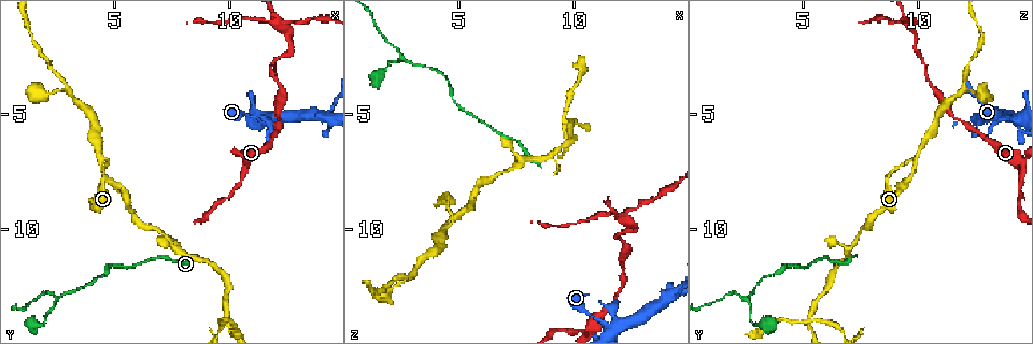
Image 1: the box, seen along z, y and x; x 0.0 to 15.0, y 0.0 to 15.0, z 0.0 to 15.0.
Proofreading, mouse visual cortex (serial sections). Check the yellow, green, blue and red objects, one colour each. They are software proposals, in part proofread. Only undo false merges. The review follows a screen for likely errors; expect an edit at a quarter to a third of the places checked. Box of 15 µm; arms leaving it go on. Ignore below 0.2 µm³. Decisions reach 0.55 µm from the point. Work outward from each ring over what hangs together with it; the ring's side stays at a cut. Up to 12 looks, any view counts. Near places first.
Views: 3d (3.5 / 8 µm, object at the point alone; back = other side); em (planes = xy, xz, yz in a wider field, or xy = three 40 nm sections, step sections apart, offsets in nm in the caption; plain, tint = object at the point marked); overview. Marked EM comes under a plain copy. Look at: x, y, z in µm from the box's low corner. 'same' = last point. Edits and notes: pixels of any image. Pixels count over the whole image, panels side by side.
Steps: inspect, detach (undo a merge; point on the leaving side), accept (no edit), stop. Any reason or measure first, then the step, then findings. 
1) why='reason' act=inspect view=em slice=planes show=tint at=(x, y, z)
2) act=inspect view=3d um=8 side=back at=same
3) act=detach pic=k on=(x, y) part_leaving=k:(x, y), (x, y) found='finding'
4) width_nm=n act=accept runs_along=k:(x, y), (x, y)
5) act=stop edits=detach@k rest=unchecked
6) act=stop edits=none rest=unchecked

why='side arm on a straight run' act=inspect view=3d um=3.5 at=(4.4, 6.9, 10.0)

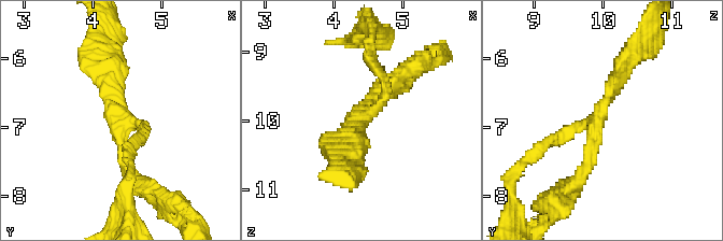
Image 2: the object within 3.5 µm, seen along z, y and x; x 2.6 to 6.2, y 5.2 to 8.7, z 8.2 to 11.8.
arms=3 arm_widths_nm=150,200,300 act=inspect view=em slice=xy step=1 show=tint at=(4.50, 6.90, 9.95)

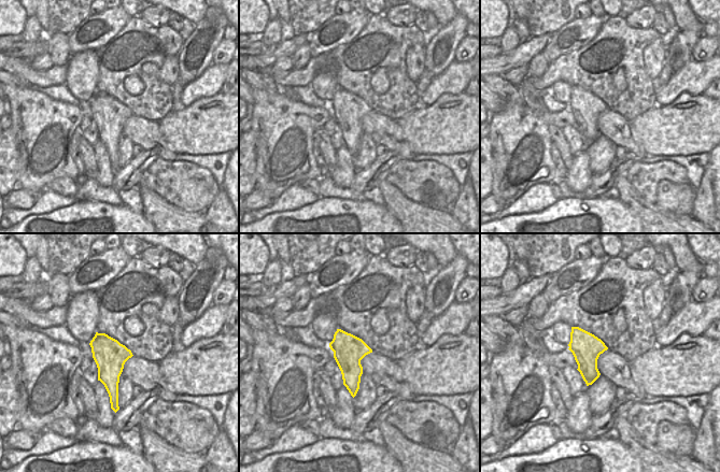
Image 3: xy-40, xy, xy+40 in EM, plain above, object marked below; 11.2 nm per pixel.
act=accept runs_along=2:(542, 149), (595, 119), (576, 182) found='all the same cell'

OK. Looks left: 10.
why='sharp bend' act=inspect view=3d um=3.5 side=back at=(11.8, 2.8, 10.2)

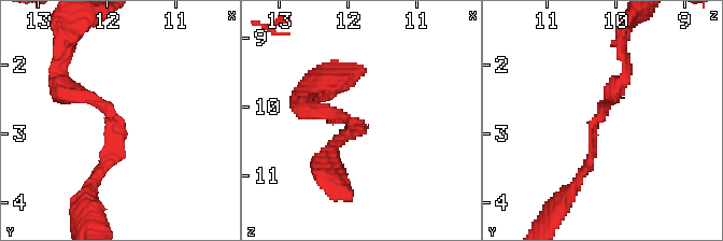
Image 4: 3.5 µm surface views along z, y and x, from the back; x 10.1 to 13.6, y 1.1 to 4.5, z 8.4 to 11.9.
arm_widths_nm=150,200 act=inspect view=em slice=xy step=2 show=tint at=(11.85, 2.85, 10.25)

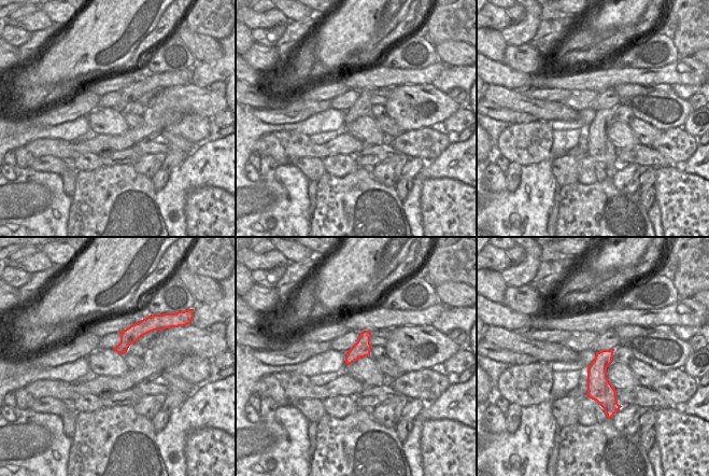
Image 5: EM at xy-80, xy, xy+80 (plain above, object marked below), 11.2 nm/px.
act=inspect view=em slice=xy step=1 show=tint at=same

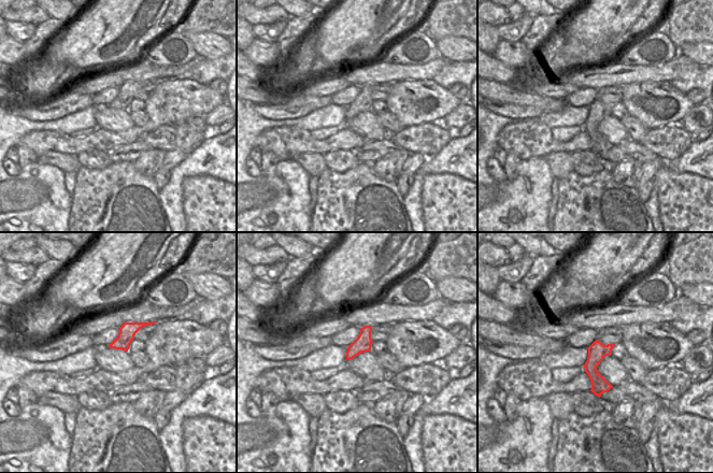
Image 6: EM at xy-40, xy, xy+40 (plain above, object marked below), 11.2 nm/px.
act=accept runs_along=6:(597, 343), (594, 375), (598, 392) found='all the same cell'

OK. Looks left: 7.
why='side arm on a straight run' act=inspect view=3d um=3.5 at=(12.3, 1.0, 9.4)

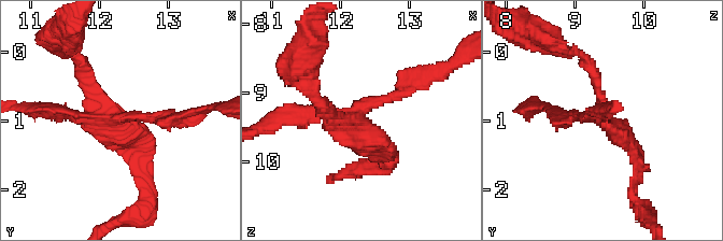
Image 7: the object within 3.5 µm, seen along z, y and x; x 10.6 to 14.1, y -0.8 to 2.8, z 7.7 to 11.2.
why='need the tissue' act=inspect view=em slice=xy step=5 show=tint at=(12.35, 1.05, 9.45)

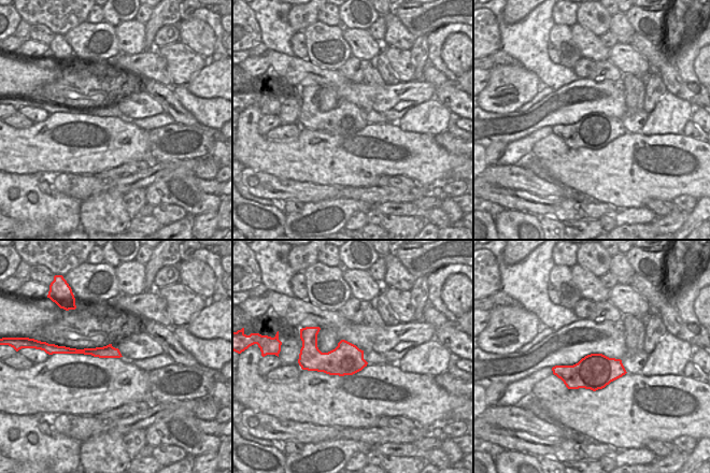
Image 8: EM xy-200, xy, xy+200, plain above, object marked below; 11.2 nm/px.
act=inspect view=em slice=xy step=3 show=tint at=same

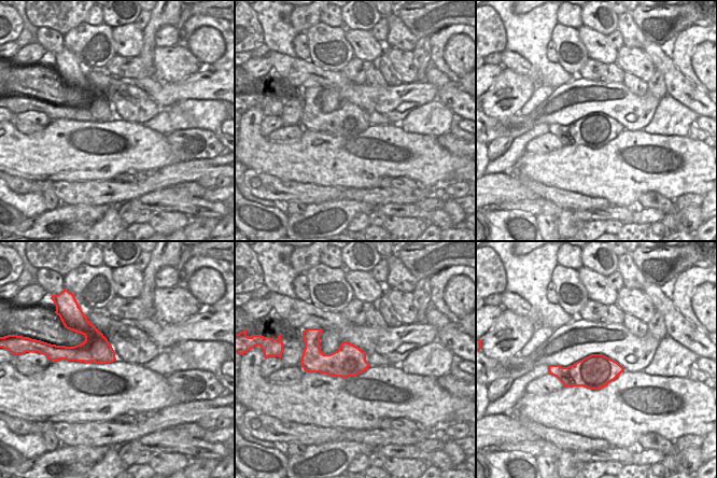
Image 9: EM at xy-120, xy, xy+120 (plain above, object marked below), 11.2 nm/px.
act=detach pic=7 on=(288, 118) part_leaving=7:(365, 111), (454, 67) found='two cells meet here'

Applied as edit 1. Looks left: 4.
why='see it whole again' act=inspect view=overview

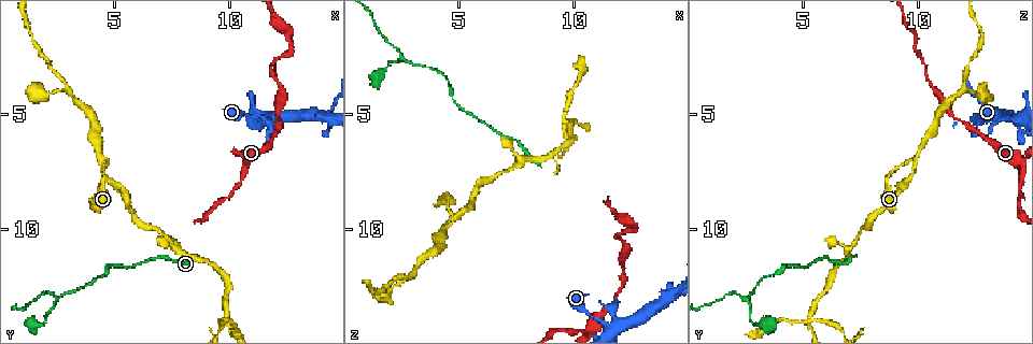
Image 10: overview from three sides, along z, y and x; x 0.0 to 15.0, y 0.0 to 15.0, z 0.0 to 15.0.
why='branch point' act=inspect view=3d um=8 at=(2.6, 13.1, 2.5)

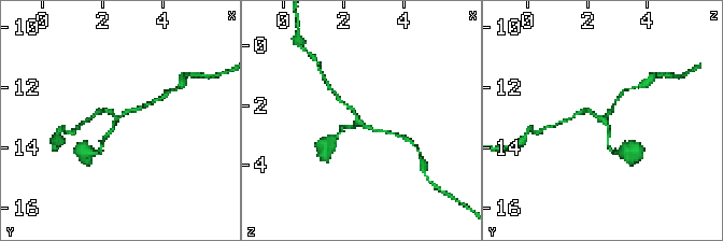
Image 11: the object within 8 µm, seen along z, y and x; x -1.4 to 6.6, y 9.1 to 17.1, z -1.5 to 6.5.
act=inspect view=3d um=3.5 at=(2.7, 13.0, 2.6)

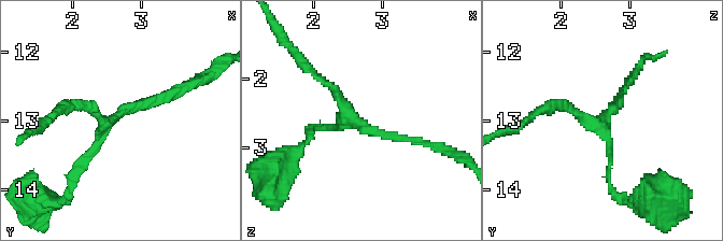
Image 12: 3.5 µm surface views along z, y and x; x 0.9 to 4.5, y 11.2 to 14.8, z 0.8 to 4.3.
act=inspect view=em slice=xy step=5 show=tint at=(2.60, 12.95, 2.60)

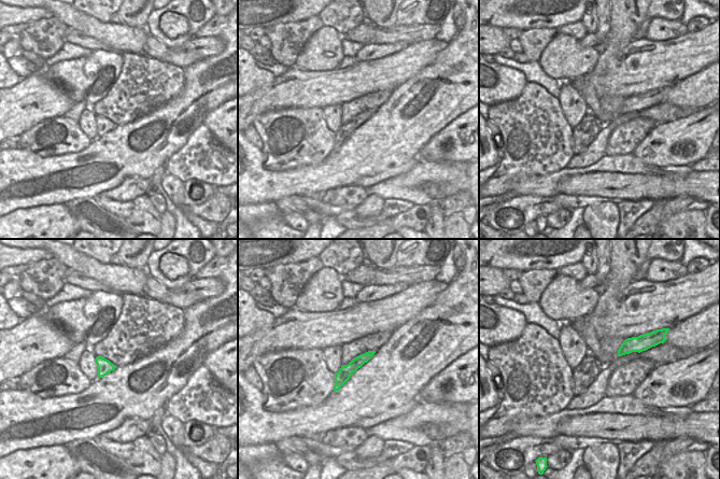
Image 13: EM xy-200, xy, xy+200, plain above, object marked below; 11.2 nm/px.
act=accept runs_along=13:(369, 354), (336, 388) found='all the same cell'

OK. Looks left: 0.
act=stop edits=detach@7 rest=unchecked

